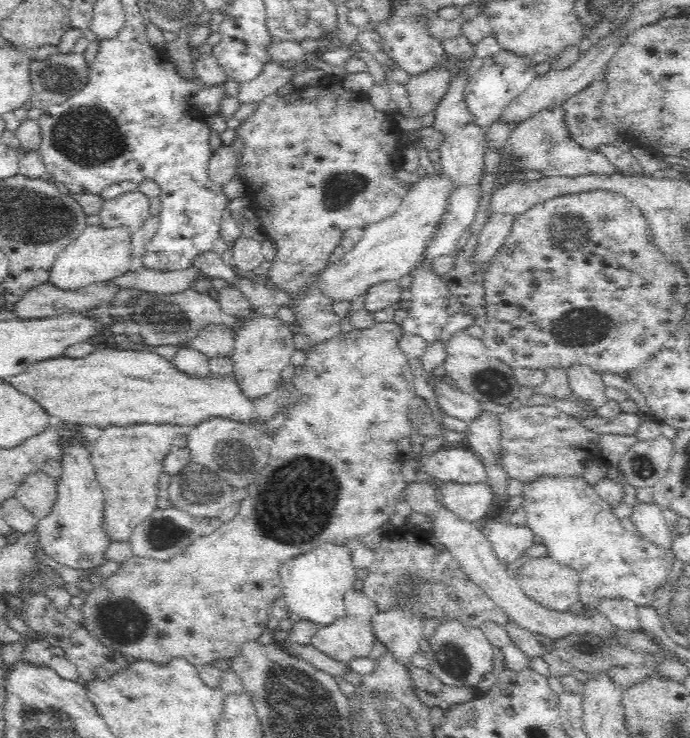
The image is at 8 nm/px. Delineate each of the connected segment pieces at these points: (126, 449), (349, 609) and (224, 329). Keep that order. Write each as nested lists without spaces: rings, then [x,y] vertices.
[[[136,424],[128,428],[110,426],[102,429],[100,438],[92,442],[93,464],[104,492],[102,530],[110,541],[127,541],[132,534],[132,527],[140,524],[157,509],[156,482],[162,472],[162,460],[173,448],[176,435],[176,426],[168,424]]]
[[[360,584],[345,592],[345,607],[346,616],[334,620],[332,624],[322,625],[322,628],[312,636],[311,643],[333,659],[349,663],[351,659],[369,656],[376,638],[372,616],[379,608],[369,599]]]
[[[223,322],[206,324],[192,340],[187,342],[192,348],[205,352],[208,356],[231,354],[234,346],[234,331]]]

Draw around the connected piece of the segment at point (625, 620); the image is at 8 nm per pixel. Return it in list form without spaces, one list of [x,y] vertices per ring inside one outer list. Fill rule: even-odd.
[[[600,598],[594,606],[623,630],[639,630],[641,626],[639,604],[629,598]]]

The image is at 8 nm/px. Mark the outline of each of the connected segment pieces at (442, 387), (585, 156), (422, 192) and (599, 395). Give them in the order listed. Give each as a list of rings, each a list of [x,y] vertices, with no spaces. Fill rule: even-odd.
[[[425,371],[424,374],[434,391],[438,407],[446,416],[469,424],[481,412],[480,402],[450,381],[446,375],[436,377],[431,373],[427,376]]]
[[[561,106],[542,109],[528,120],[517,124],[510,140],[504,145],[503,155],[508,156],[510,164],[515,165],[517,170],[537,170],[545,176],[576,176],[596,172],[610,174],[618,171],[597,148],[583,150],[571,137],[565,123],[565,110]]]
[[[444,172],[424,175],[424,178],[407,186],[395,214],[376,224],[364,228],[361,241],[346,251],[338,263],[330,264],[321,278],[333,300],[351,301],[356,294],[365,294],[366,290],[382,280],[399,279],[406,276],[424,260],[426,247],[437,239],[442,223],[449,219],[449,206],[454,192],[461,187],[456,180]]]
[[[574,362],[566,368],[569,388],[573,390],[582,400],[602,407],[606,404],[605,384],[599,372],[596,372],[587,364]]]

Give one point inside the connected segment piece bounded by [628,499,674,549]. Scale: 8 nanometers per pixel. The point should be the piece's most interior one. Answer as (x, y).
(648, 519)

